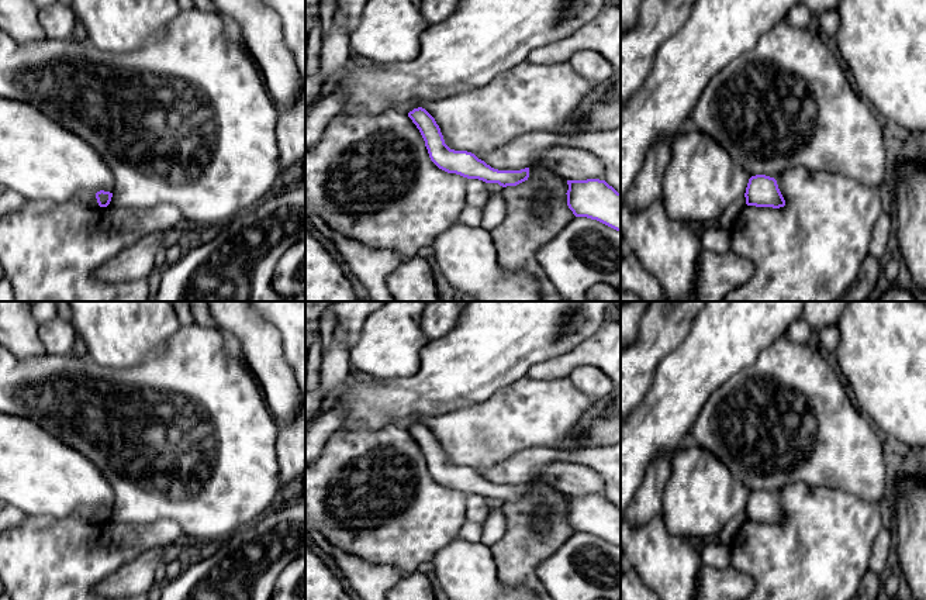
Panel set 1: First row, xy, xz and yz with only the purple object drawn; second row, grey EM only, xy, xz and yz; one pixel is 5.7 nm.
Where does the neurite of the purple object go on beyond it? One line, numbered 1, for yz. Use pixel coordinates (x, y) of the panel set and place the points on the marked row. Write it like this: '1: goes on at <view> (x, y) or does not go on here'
1: does not go on here

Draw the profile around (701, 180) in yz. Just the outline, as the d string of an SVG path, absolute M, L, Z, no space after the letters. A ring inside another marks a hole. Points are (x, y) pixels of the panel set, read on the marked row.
M692 127L673 139L670 148L670 162L663 177L661 200L667 215L673 220L690 224L718 223L723 211L746 193L749 183L747 173L733 161L733 158L711 137Z

